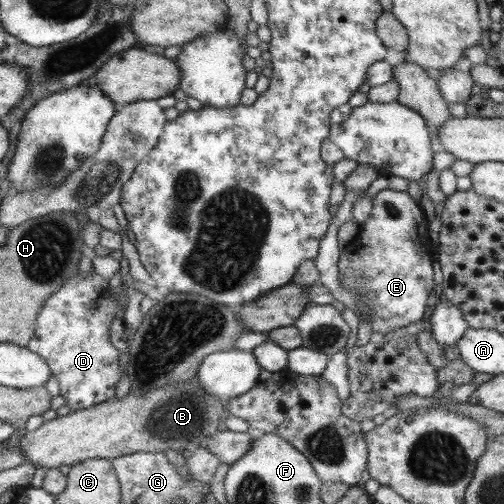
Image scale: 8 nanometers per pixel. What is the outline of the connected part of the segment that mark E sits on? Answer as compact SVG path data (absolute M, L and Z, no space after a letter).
M381 189L371 197L369 220L360 224L357 236L348 244L346 252L341 252L338 266L340 286L347 291L359 290L361 300L365 300L371 310L372 332L385 334L395 329L417 323L423 318L425 300L433 288L433 248L428 237L428 221L417 201L411 199L405 190Z

